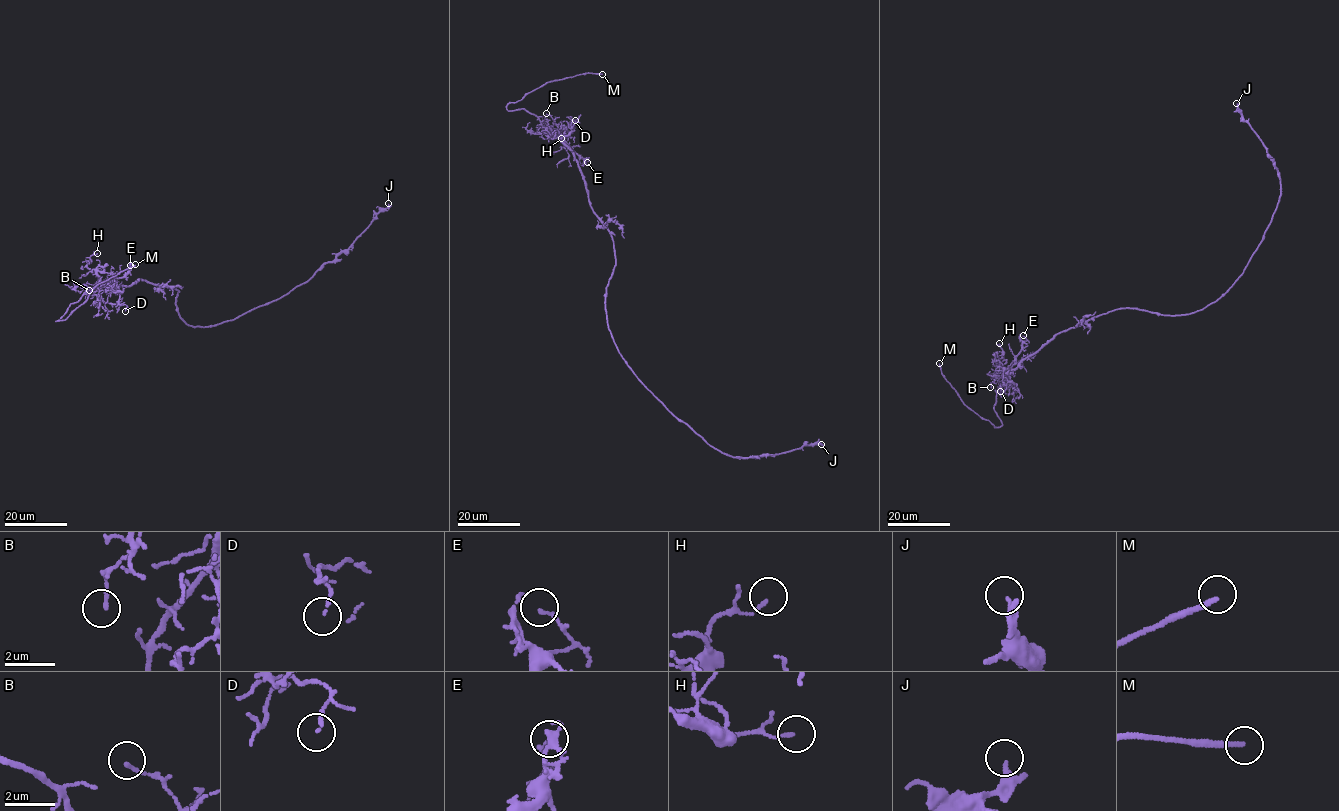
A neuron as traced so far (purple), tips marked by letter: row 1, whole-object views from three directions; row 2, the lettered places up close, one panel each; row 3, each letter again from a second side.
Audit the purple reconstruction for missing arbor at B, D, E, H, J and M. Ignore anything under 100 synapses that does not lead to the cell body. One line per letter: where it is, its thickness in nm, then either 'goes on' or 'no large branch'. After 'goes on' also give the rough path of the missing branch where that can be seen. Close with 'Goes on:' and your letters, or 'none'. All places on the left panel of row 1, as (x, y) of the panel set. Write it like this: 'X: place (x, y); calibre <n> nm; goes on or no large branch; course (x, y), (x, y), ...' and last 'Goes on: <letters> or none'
B: place (89, 290); calibre 150 nm; no large branch
D: place (125, 311); calibre 120 nm; no large branch
E: place (130, 265); calibre 120 nm; no large branch
H: place (97, 253); calibre 90 nm; no large branch
J: place (388, 203); calibre 180 nm; no large branch
M: place (135, 264); calibre 200 nm; goes on; course (135, 264), (152, 255), (158, 246), (171, 243)
Goes on: M

